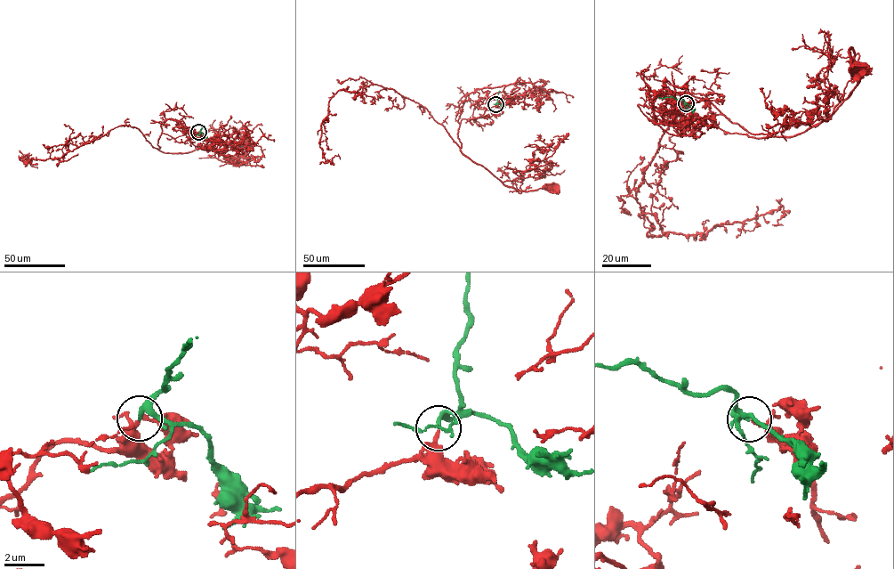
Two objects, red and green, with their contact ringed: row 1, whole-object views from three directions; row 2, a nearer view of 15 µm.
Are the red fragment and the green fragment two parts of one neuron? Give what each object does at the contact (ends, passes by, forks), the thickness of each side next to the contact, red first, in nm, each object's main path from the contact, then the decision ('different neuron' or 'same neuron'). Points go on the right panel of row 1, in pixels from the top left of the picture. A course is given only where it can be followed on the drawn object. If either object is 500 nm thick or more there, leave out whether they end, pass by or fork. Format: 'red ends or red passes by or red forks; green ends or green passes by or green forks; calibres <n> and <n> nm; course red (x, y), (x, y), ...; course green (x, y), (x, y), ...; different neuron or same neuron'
red passes by; green passes by; calibres 130 and 160 nm; course red (686, 103), (712, 126), (710, 116), (725, 115), (787, 137), (828, 117), (857, 84), (850, 49), (857, 65); course green (686, 103), (672, 97), (659, 97); same neuron

